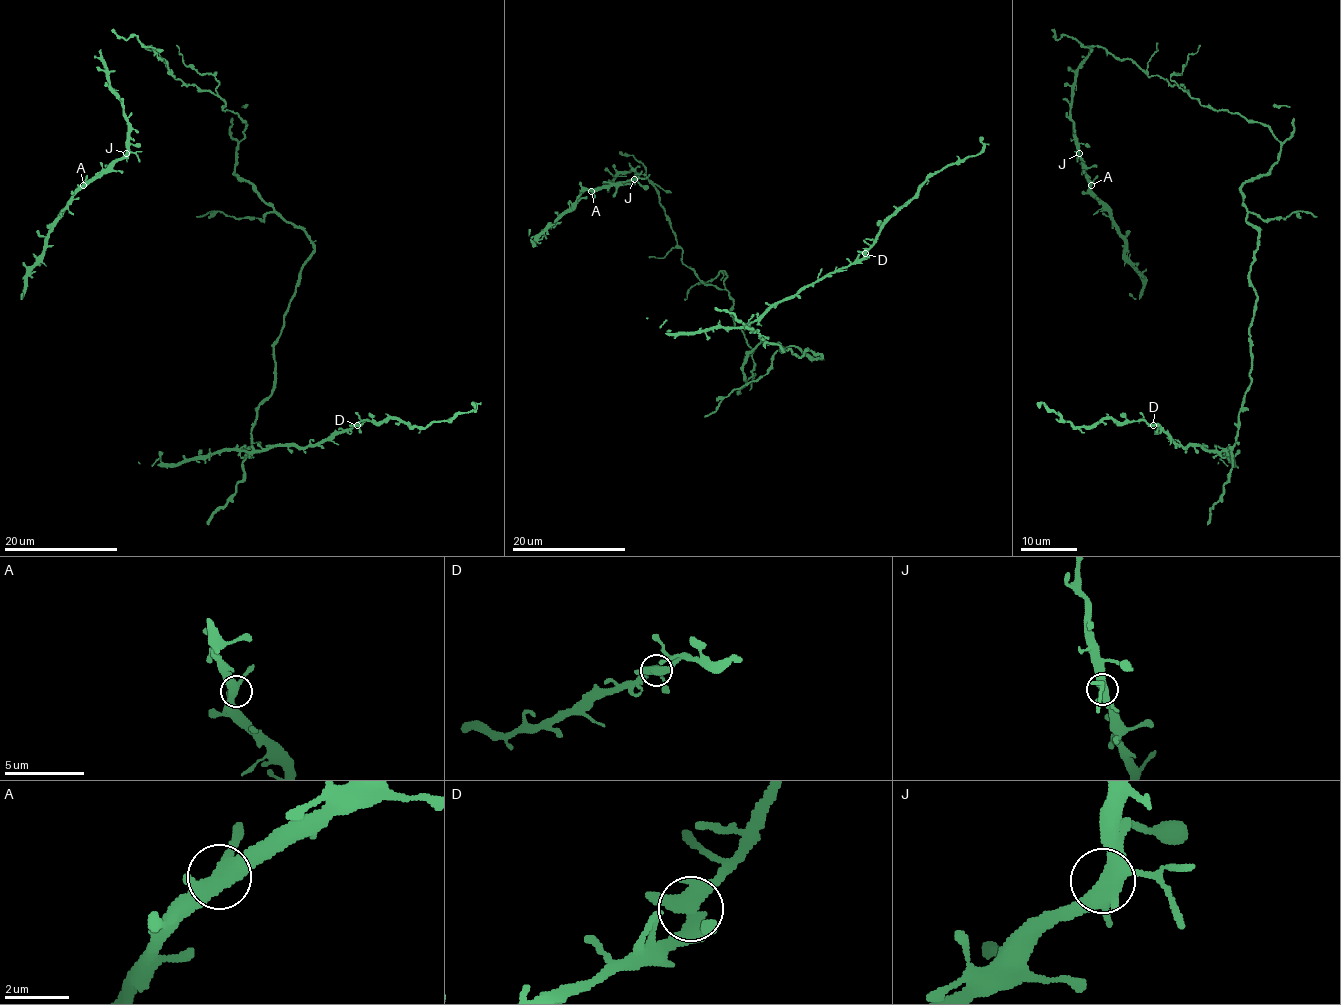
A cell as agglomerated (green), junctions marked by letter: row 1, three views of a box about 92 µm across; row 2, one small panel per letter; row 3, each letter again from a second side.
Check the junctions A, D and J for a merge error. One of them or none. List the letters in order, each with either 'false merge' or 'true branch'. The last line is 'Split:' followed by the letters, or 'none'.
A: true branch
D: true branch
J: true branch
Split: none

